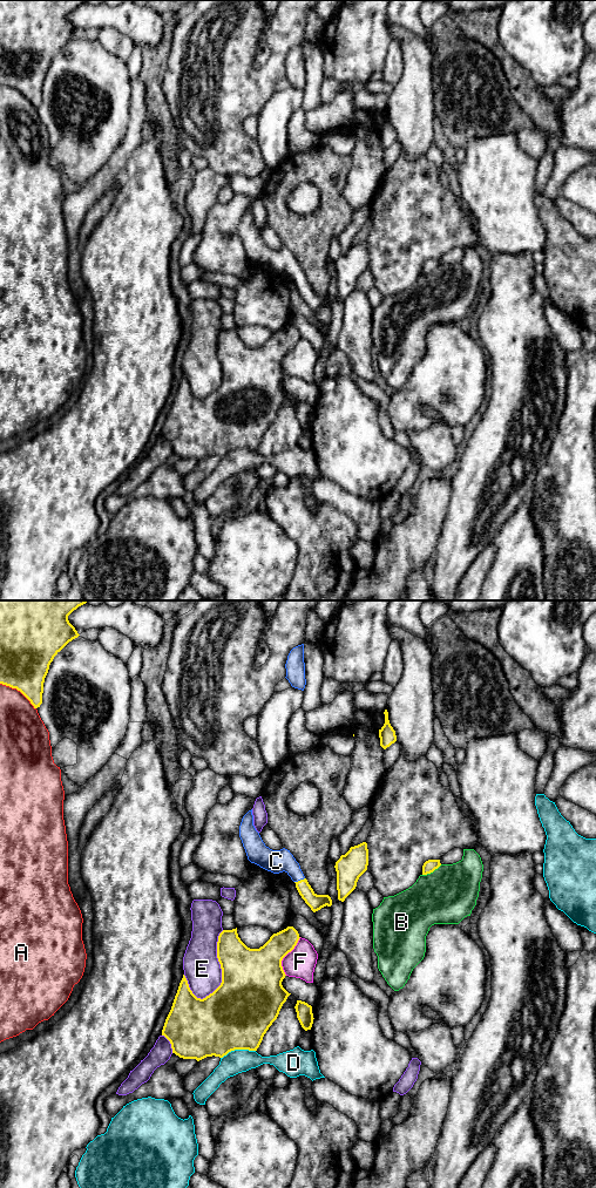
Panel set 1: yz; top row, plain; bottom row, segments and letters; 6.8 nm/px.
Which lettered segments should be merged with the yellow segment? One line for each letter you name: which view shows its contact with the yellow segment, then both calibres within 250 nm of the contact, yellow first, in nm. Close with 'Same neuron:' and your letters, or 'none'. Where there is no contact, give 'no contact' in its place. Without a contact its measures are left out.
C: yz | 110/160 nm
Same neuron: C

